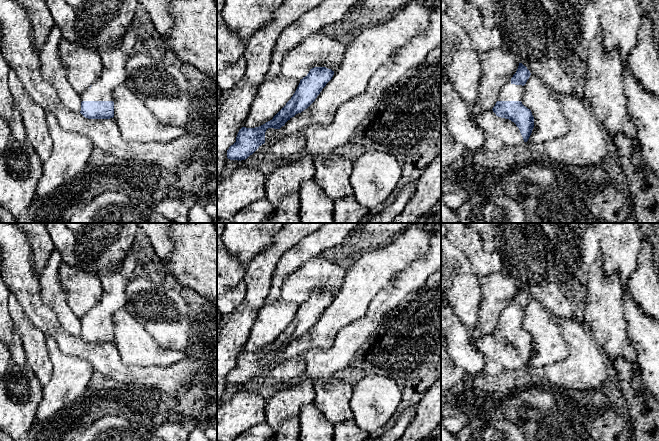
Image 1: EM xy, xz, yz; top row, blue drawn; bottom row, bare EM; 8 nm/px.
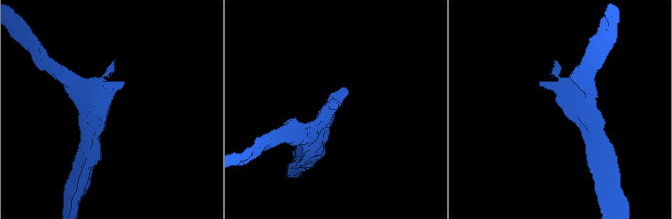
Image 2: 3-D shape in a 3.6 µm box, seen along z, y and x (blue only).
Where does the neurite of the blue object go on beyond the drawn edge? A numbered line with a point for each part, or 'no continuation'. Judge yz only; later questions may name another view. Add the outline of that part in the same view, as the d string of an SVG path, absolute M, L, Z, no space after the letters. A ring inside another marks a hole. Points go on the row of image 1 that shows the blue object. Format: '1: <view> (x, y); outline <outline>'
1: yz (509, 92); outline M510 79L501 88L498 101L521 101L523 93L524 86L512 84Z

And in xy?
1: xy (113, 75); outline M122 42L104 45L98 53L103 70L98 80L80 94L81 101L113 101L113 90L125 84L126 56L121 49Z

